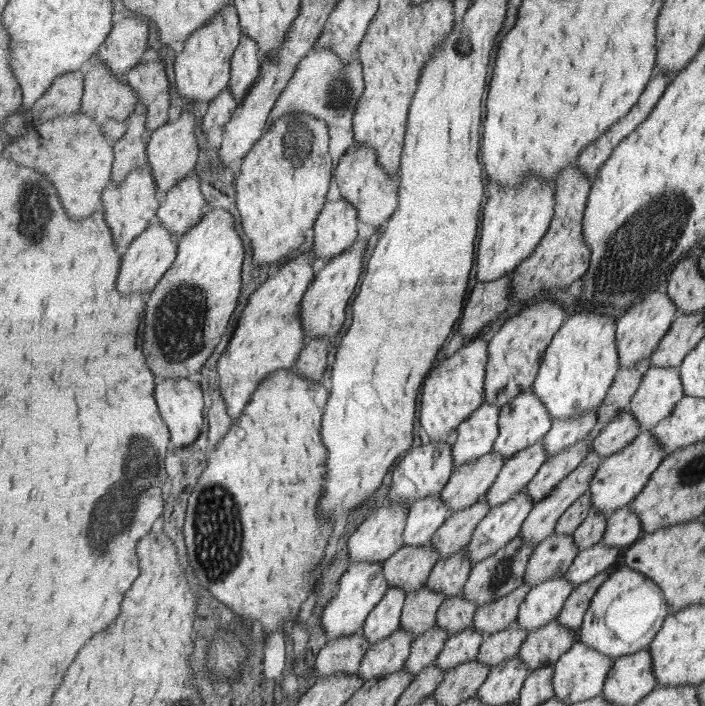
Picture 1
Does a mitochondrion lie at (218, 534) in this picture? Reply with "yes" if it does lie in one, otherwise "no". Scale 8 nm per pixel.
yes

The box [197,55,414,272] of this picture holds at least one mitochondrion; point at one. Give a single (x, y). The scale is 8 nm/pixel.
(296, 139)

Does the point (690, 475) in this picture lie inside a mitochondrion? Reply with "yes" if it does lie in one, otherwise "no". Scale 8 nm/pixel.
yes

